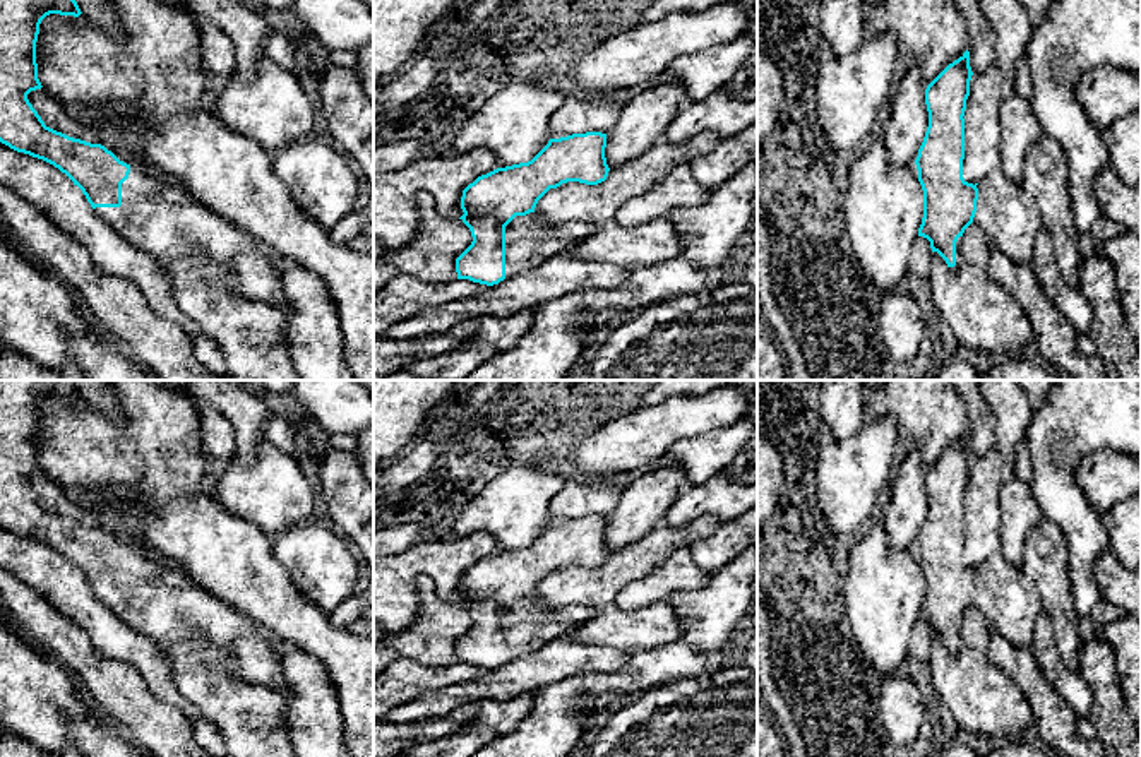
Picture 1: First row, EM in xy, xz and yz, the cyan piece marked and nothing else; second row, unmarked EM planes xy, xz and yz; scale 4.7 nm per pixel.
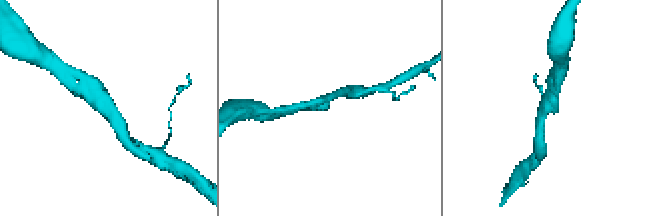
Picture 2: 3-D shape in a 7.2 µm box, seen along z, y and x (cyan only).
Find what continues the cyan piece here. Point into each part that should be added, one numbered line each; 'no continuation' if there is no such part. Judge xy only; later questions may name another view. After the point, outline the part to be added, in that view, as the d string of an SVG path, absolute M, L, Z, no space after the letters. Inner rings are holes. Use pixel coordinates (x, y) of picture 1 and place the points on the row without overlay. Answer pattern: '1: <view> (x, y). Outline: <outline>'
1: xy (170, 608). Outline: M130 551L122 567L122 589L94 594L161 653L185 642L206 642L231 656L236 678L278 690L286 687L272 635L180 569L170 570Z

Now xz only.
1: xz (530, 625). Outline: M535 596L516 599L505 610L505 663L567 637L600 611L593 606L548 608Z

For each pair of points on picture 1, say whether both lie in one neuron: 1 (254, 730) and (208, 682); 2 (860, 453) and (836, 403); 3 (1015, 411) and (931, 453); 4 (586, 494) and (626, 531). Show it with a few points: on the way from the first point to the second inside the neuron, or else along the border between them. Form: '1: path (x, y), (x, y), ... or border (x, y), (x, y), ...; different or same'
1: path (244, 718), (220, 694); same
2: path (850, 441), (843, 415); same
3: border (960, 398), (968, 432); different
4: border (622, 488), (615, 509), (607, 518); different

